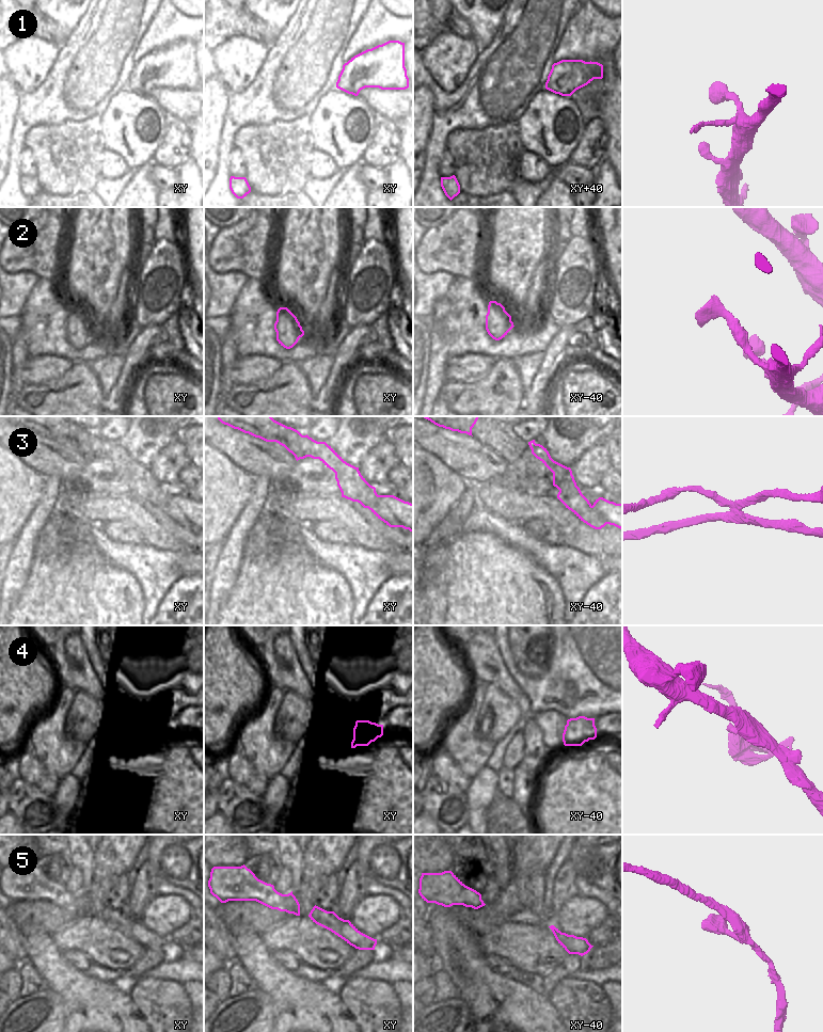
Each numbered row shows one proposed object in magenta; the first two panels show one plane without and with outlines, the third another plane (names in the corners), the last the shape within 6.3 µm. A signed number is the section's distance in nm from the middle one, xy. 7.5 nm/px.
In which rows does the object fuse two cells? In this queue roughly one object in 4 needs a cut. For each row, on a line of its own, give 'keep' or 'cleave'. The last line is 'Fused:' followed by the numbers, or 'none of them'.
1: keep
2: keep
3: cleave
4: cleave
5: keep
Fused: 3, 4

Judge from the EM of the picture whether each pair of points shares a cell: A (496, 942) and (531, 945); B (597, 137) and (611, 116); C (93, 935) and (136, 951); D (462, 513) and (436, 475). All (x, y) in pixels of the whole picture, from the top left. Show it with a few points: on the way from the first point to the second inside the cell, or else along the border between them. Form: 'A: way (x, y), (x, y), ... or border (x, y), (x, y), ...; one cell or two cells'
A: way (505, 942), (522, 945); one cell
B: border (597, 116), (604, 125), (606, 136), (605, 151); two cells
C: way (104, 945), (125, 948); one cell
D: border (465, 480), (463, 493), (440, 522); two cells

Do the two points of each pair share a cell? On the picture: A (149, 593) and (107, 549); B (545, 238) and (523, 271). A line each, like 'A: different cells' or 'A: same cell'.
A: same cell
B: same cell

